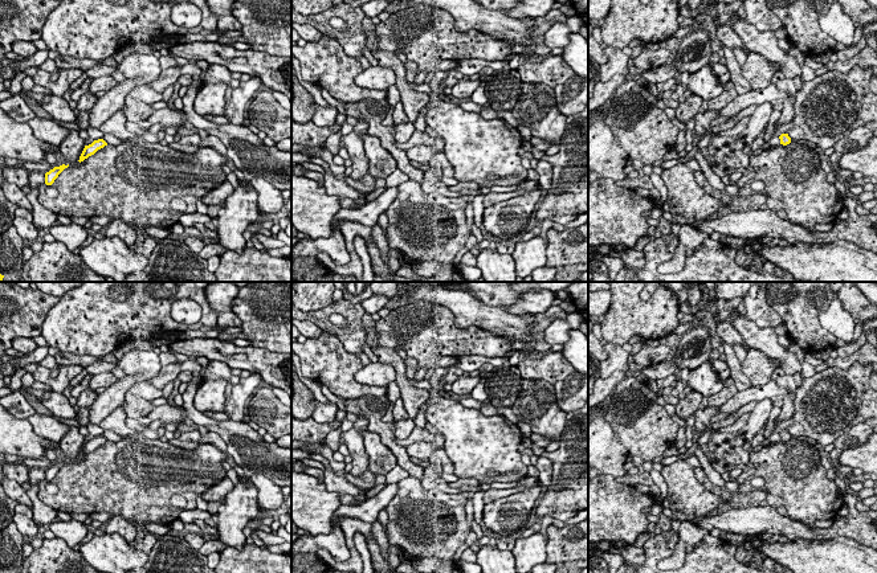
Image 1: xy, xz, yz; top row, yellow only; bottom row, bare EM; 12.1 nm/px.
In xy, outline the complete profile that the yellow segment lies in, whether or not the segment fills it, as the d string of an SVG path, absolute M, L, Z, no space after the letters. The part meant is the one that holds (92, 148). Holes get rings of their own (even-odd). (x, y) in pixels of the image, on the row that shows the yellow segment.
M103 139L94 140L91 144L85 146L81 156L79 156L79 163L87 159L89 156L94 155L98 150L103 148L107 146L107 143Z

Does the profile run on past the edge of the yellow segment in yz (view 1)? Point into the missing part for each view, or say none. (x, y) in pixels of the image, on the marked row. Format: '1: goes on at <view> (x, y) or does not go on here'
1: does not go on here

